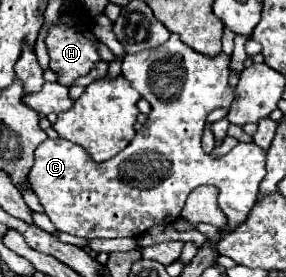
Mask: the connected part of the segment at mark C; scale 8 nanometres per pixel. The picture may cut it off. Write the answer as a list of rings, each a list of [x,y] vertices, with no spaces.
[[[170,34],[170,38],[156,50],[142,50],[134,56],[124,56],[122,74],[132,82],[132,86],[152,104],[152,112],[148,114],[148,122],[136,132],[134,140],[118,152],[114,158],[106,162],[92,162],[86,150],[74,142],[64,138],[48,138],[36,148],[34,166],[30,168],[28,182],[32,192],[38,196],[44,206],[44,214],[52,220],[58,232],[74,234],[80,238],[120,238],[120,236],[140,236],[148,228],[156,224],[174,222],[188,198],[188,194],[202,186],[212,184],[220,190],[218,204],[222,212],[228,216],[228,226],[238,226],[244,222],[256,202],[258,186],[266,176],[266,154],[268,150],[260,150],[253,142],[239,142],[221,160],[214,160],[210,154],[202,150],[200,138],[204,132],[206,116],[218,108],[230,108],[234,98],[234,90],[228,86],[228,64],[230,56],[220,52],[216,56],[200,54],[180,42],[178,34]]]

